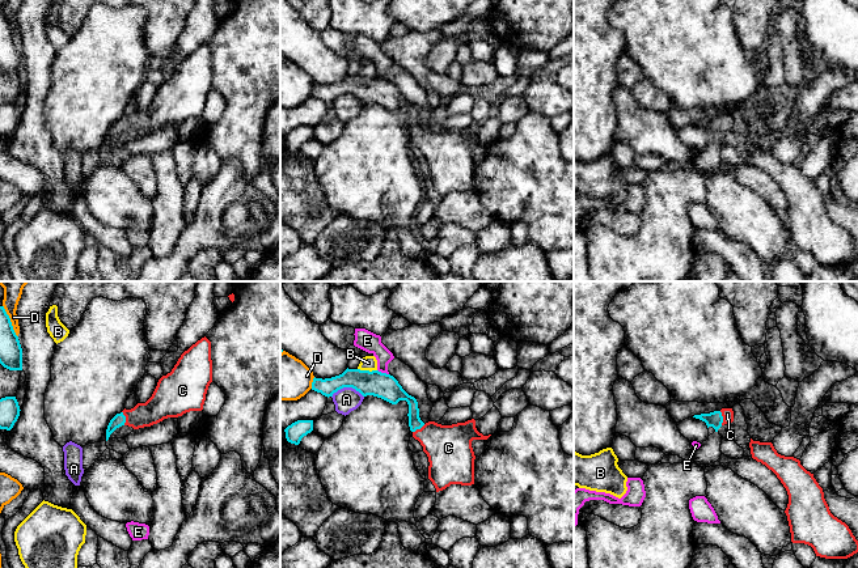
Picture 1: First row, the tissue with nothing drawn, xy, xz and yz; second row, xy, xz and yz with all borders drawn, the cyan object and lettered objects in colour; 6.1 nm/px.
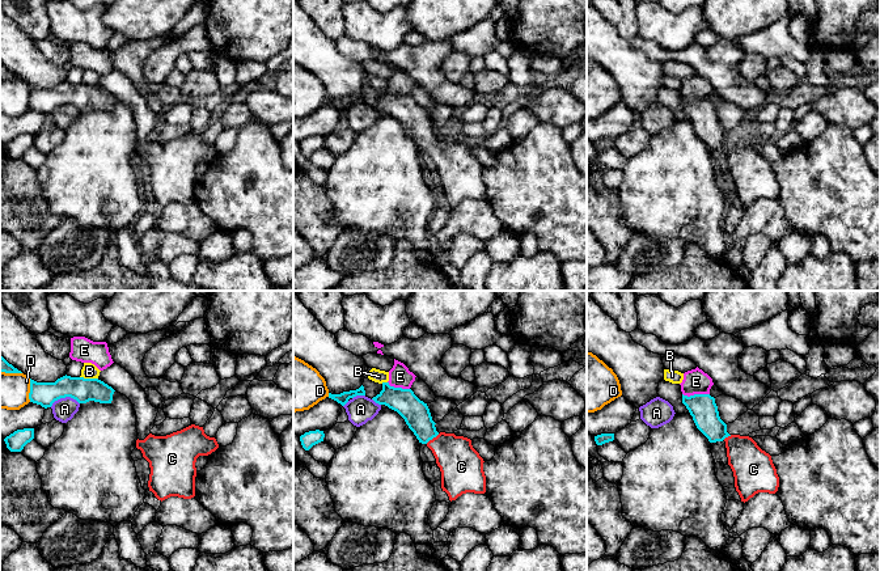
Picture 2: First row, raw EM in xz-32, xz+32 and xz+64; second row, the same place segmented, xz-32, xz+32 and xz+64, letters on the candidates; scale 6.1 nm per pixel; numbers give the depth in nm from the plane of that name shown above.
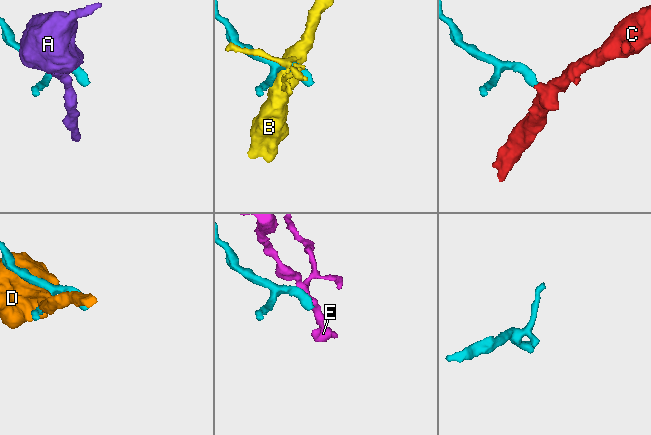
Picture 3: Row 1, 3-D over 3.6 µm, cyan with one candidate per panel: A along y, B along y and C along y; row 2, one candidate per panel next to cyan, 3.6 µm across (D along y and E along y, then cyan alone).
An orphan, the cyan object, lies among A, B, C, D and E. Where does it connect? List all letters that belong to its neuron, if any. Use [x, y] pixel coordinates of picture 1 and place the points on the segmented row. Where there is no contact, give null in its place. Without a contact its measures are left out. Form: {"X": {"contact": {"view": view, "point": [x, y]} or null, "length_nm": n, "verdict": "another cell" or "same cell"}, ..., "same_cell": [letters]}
{"A": {"contact": {"view": "xz", "point": [347, 386]}, "length_nm": 200, "verdict": "another cell"}, "B": {"contact": {"view": "xz", "point": [367, 371]}, "length_nm": 120, "verdict": "another cell"}, "C": {"contact": {"view": "yz", "point": [722, 418]}, "length_nm": 90, "verdict": "same cell"}, "D": {"contact": {"view": "xy", "point": [9, 321]}, "length_nm": 220, "verdict": "another cell"}, "E": {"contact": {"view": "xz", "point": [383, 373]}, "length_nm": 80, "verdict": "another cell"}, "same_cell": ["C"]}

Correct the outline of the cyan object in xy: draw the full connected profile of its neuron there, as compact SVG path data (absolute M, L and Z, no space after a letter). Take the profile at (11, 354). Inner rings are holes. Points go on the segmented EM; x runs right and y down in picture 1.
M0 306L0 364L9 370L22 370L22 348L4 306Z

